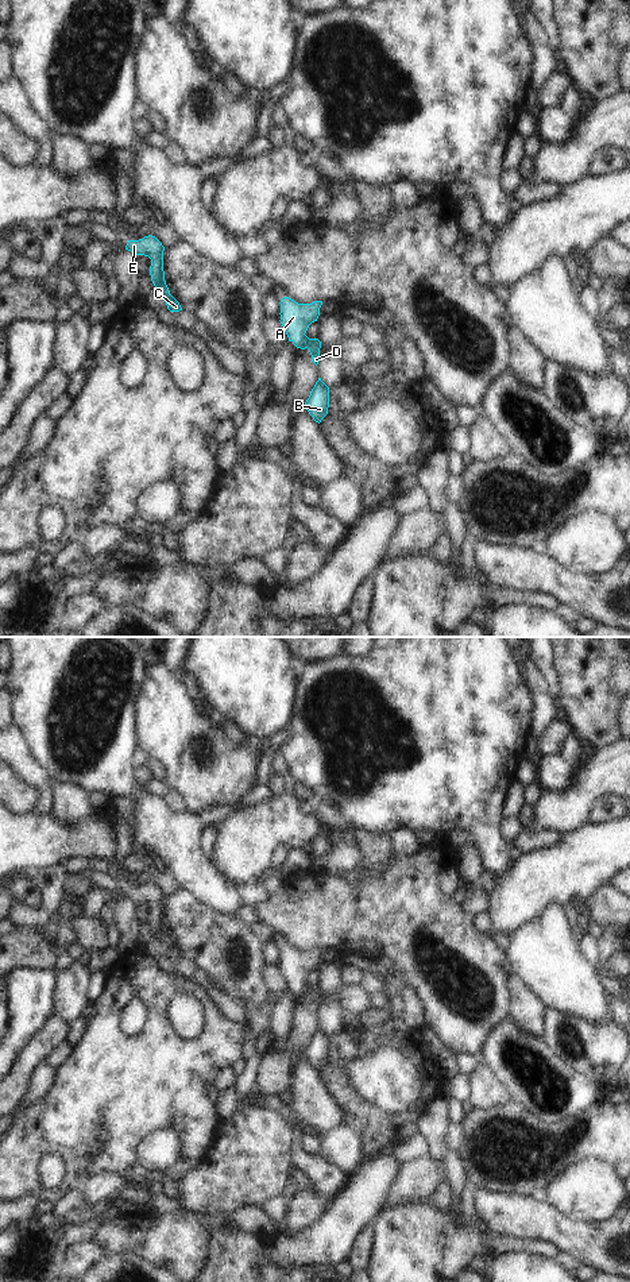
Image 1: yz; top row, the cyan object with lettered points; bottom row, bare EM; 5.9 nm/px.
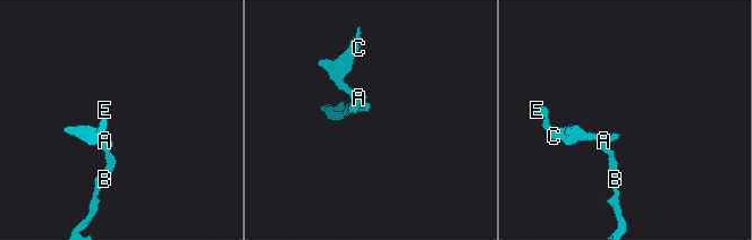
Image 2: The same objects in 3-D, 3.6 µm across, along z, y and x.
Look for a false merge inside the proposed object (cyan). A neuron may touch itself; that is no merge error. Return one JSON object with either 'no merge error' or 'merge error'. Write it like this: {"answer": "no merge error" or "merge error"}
{"answer": "no merge error"}

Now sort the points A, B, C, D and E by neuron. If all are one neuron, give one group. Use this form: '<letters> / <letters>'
A B C D E

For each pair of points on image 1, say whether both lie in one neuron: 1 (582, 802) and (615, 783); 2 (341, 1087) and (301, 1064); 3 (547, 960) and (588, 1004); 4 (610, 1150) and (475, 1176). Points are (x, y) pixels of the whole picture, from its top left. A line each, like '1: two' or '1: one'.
1: one
2: two
3: one
4: one

